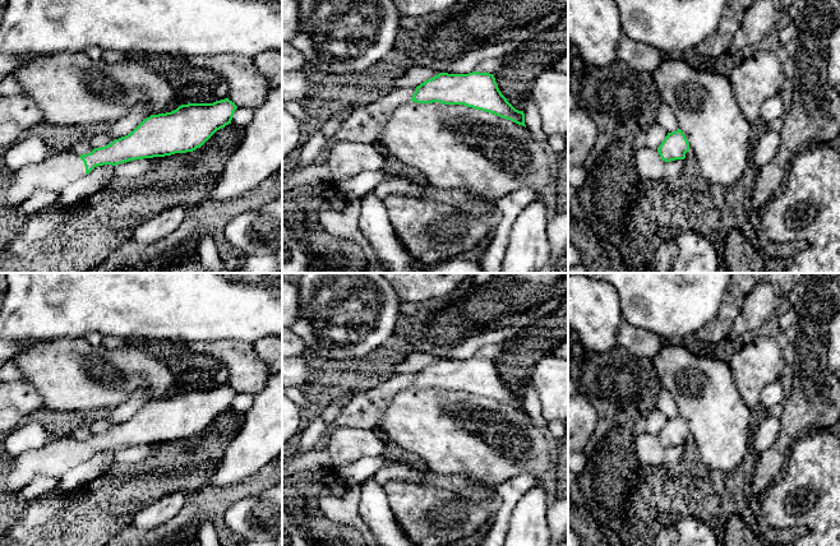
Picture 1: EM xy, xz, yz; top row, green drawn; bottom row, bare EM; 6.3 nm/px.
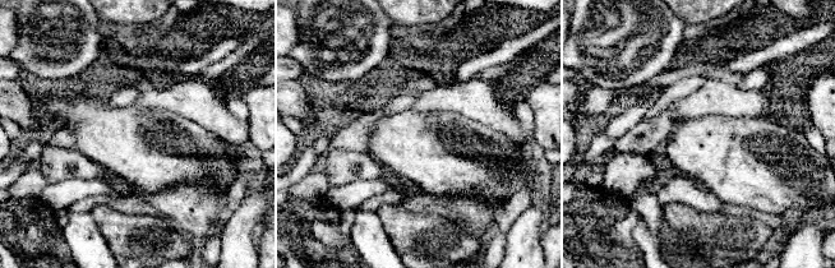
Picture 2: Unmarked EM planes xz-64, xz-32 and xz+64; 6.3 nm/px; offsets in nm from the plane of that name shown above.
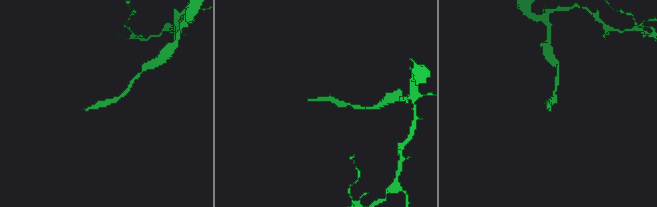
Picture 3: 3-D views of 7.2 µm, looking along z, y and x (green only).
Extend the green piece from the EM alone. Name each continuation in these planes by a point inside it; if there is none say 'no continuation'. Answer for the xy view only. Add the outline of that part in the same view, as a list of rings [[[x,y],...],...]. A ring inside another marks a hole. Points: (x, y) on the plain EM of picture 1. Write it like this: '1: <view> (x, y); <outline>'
1: xy (55, 459); [[[69,435],[45,448],[26,452],[5,464],[10,467],[5,468],[8,491],[19,492],[40,476],[61,478],[83,461],[86,452],[80,440]]]

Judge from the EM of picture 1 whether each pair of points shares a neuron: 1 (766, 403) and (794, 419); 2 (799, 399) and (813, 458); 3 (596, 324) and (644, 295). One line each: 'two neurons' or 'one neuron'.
1: two neurons
2: two neurons
3: two neurons

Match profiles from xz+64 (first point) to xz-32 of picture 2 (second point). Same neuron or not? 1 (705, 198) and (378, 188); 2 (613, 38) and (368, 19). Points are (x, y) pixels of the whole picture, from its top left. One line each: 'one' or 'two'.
1: two
2: one

